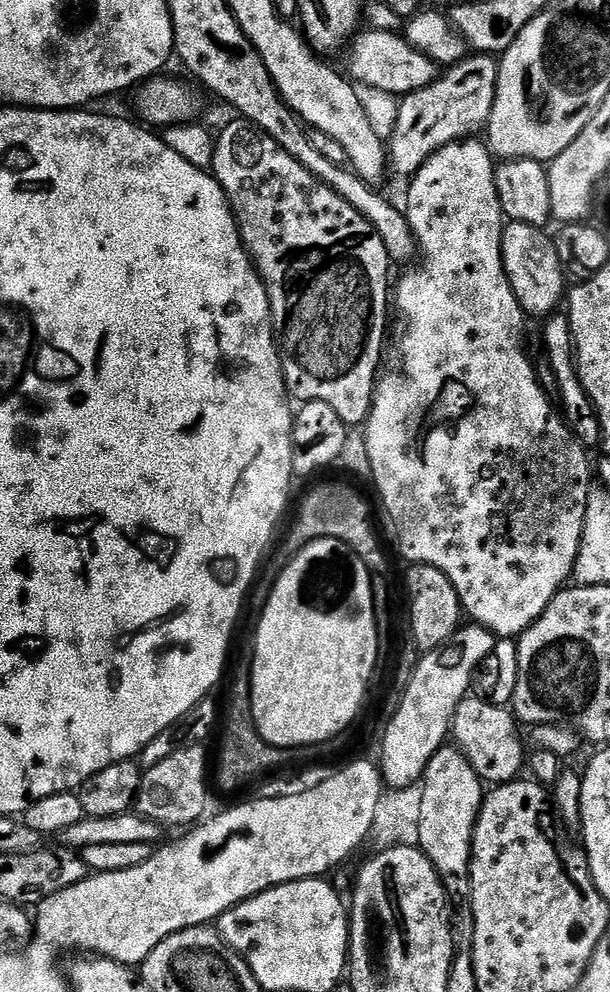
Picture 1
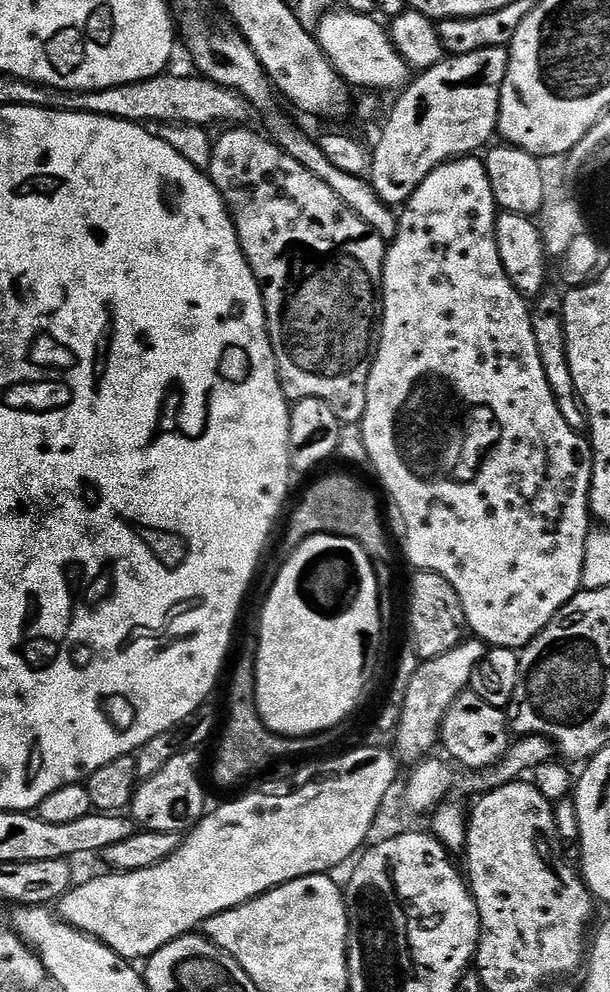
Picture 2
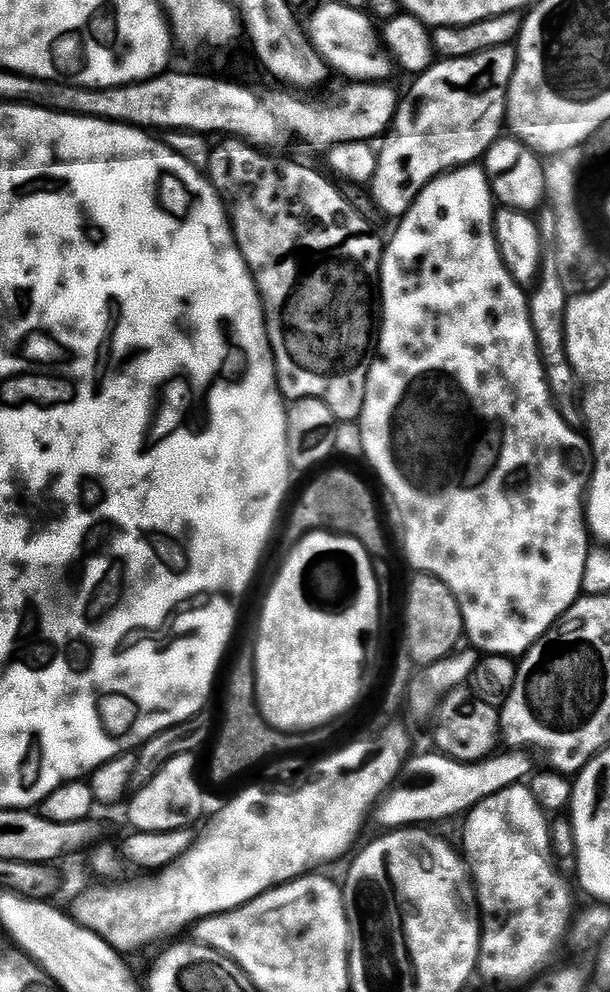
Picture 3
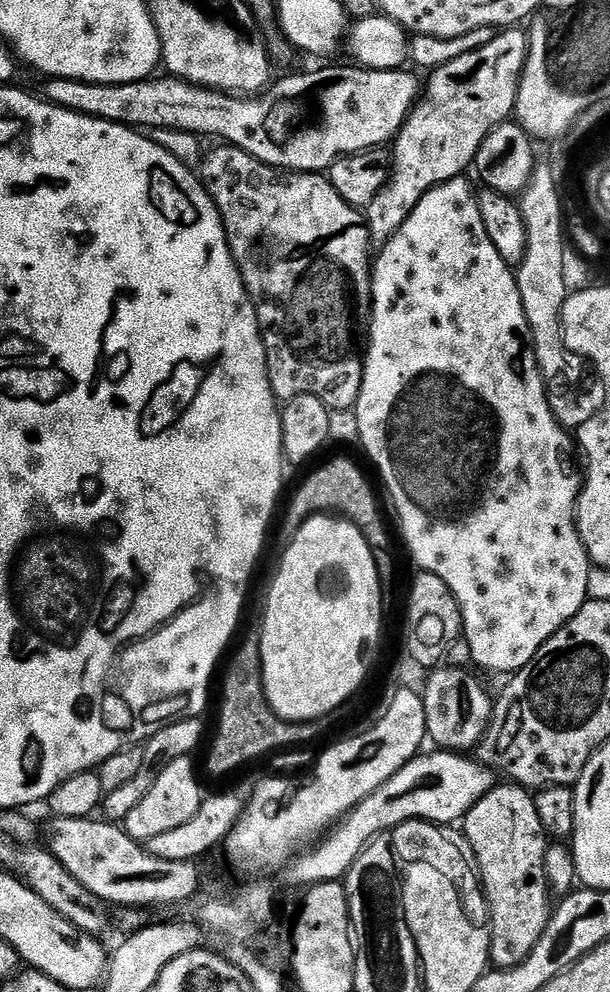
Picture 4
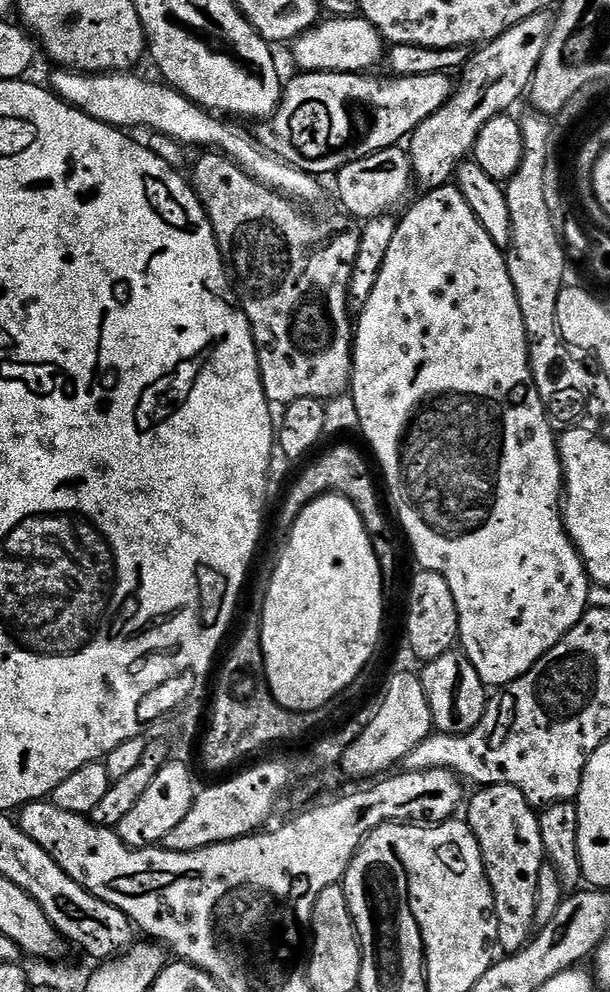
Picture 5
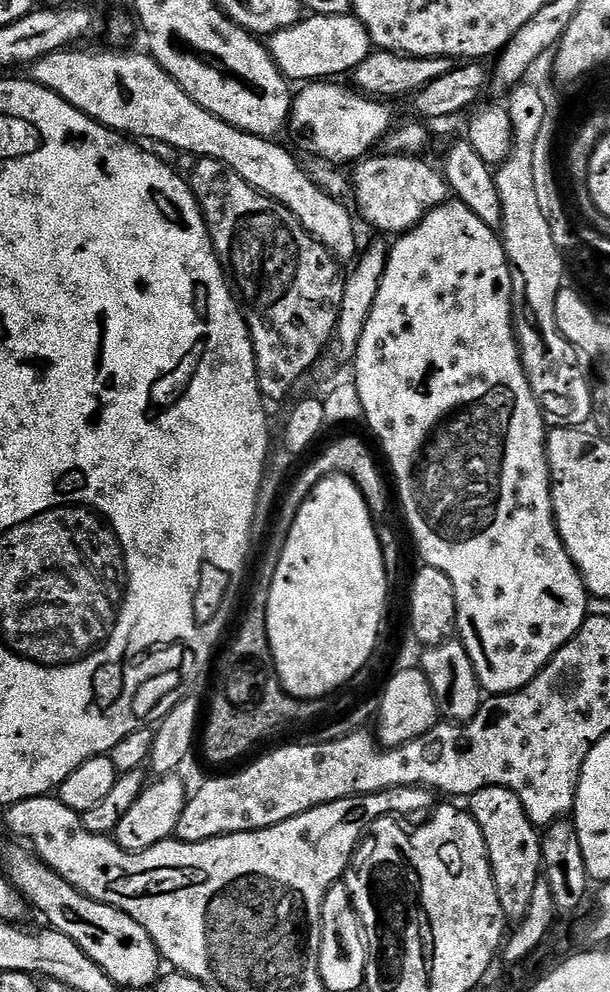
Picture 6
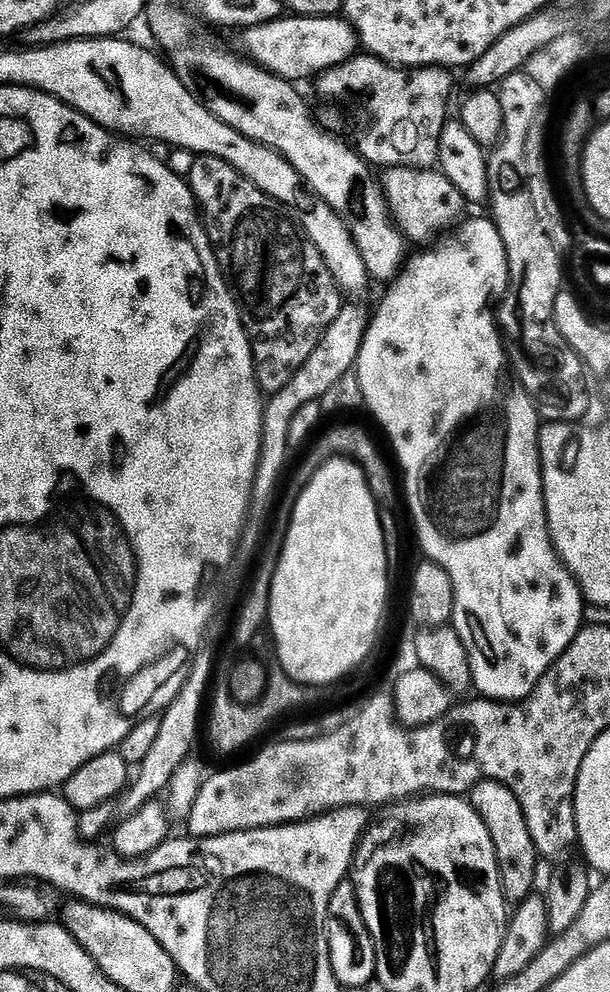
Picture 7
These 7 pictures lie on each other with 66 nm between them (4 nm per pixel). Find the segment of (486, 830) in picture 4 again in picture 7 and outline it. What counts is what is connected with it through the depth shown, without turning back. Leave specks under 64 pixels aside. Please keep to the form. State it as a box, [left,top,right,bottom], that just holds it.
[470,779,538,905]

